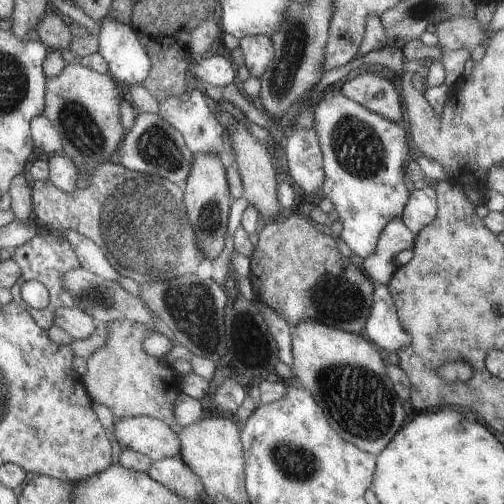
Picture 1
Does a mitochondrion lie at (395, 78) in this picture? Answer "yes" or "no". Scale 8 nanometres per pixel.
no

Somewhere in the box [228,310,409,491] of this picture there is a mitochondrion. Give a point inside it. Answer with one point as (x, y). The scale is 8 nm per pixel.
(358, 399)

